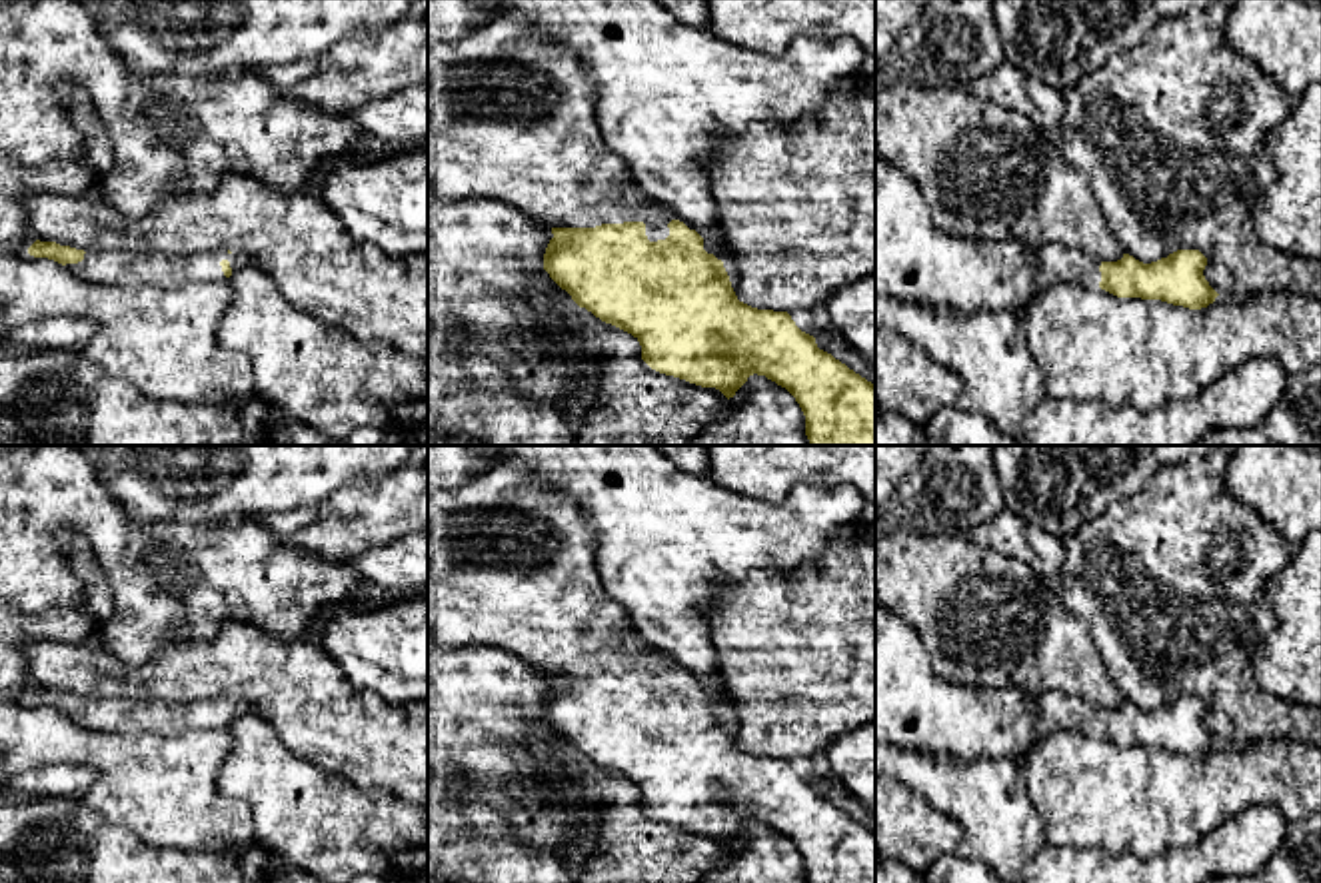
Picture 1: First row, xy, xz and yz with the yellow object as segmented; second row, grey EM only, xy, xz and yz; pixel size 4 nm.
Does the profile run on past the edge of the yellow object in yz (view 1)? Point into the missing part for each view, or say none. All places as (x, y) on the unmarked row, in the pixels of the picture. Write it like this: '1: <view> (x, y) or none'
1: yz (1056, 710)

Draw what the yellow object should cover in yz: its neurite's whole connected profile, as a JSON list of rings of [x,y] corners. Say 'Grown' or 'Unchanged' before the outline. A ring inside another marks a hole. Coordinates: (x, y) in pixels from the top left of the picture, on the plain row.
Grown. [[[1063,691],[1025,693],[1025,699],[1037,707],[1039,741],[1055,731],[1079,729],[1117,745],[1161,747],[1189,757],[1207,755],[1219,743],[1203,723],[1207,705],[1199,697],[1177,697],[1151,711],[1129,701],[1117,709],[1101,709]]]

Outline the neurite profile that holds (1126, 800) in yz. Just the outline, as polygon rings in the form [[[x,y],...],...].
[[[1063,729],[1041,739],[1023,759],[1023,777],[1047,823],[1047,845],[1139,859],[1189,849],[1229,817],[1261,803],[1273,803],[1289,821],[1321,811],[1321,751],[1301,741],[1231,741],[1217,743],[1207,755],[1189,757]]]

